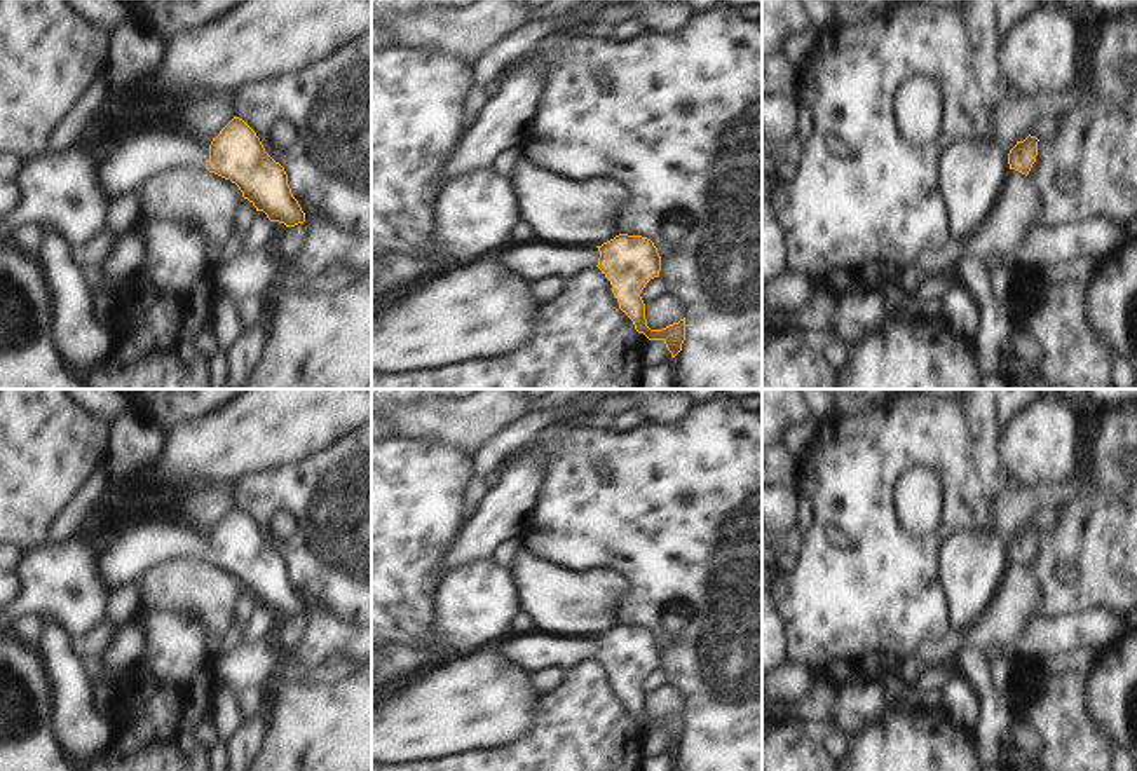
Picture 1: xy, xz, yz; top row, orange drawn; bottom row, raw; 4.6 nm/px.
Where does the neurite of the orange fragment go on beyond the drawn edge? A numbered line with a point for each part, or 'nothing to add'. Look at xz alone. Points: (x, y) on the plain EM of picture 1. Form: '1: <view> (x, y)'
1: xz (536, 651)

